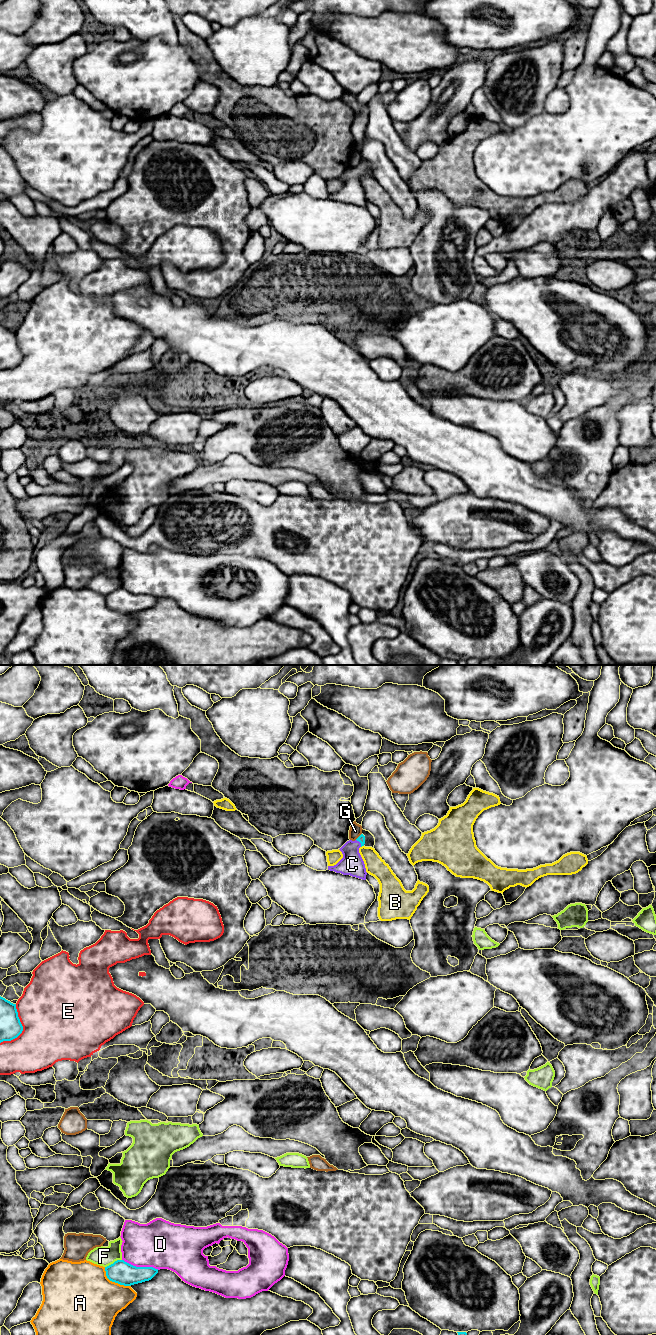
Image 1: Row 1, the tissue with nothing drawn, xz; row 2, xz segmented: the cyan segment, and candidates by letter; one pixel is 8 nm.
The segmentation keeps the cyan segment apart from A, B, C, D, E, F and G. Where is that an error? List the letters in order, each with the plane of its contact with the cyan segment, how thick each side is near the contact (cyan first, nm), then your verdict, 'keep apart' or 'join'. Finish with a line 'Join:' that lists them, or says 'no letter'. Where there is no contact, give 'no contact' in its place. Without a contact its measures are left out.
A: contact in xz; calibres 190 and 460 nm; keep apart
B: contact in xz; calibres 60 and 160 nm; keep apart
C: contact in xz; calibres 60 and 180 nm; join
D: contact in xz; calibres 190 and 380 nm; keep apart
E: contact in xz; calibres 180 and 500 nm; keep apart
F: contact in xz; calibres 190 and 160 nm; keep apart
G: contact in xz; calibres 60 and 100 nm; keep apart
Join: C

